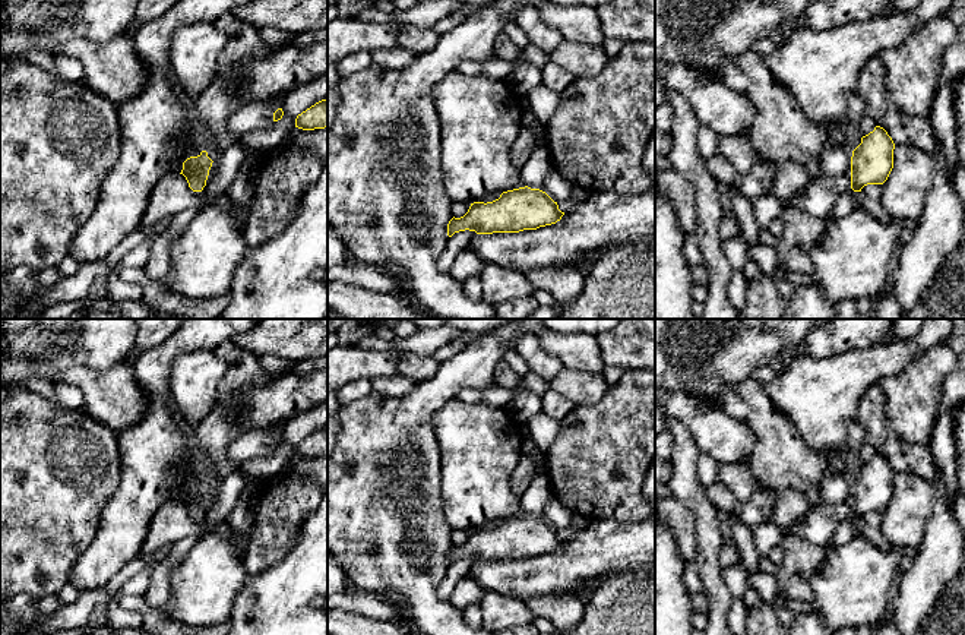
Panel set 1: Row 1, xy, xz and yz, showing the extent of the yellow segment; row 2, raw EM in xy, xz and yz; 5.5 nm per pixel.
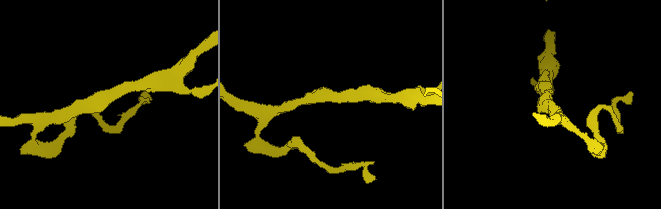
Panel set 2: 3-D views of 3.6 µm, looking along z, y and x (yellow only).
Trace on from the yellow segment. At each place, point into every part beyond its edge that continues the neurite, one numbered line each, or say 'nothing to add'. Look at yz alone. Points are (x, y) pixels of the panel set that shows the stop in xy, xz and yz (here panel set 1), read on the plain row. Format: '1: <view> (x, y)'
1: yz (818, 524)

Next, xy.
nothing to add

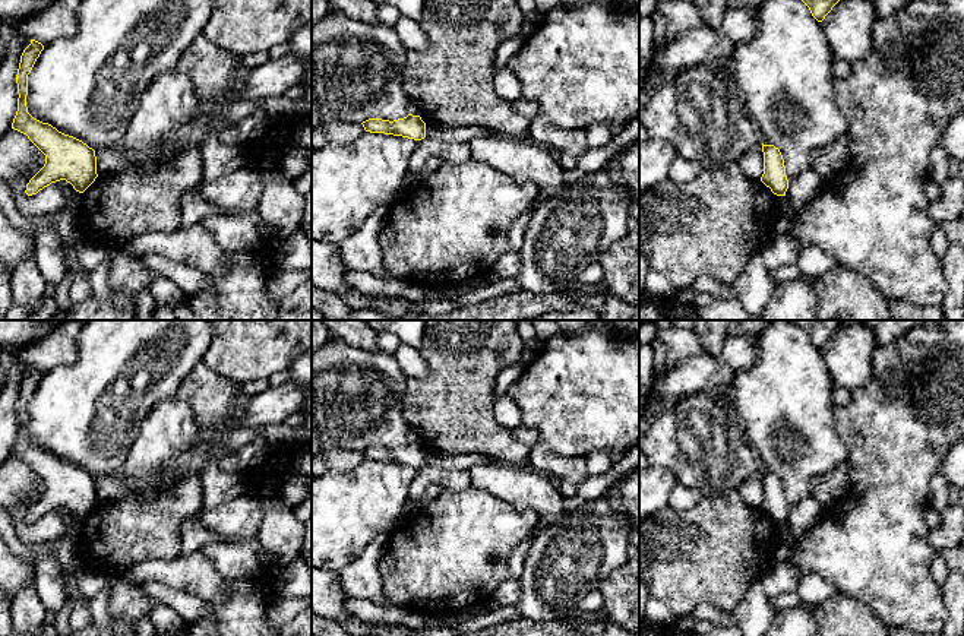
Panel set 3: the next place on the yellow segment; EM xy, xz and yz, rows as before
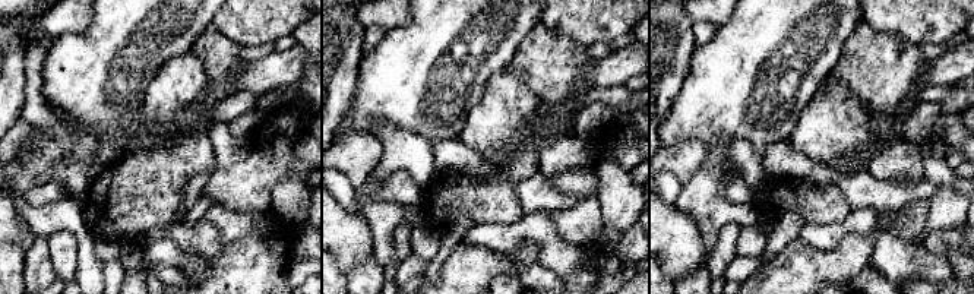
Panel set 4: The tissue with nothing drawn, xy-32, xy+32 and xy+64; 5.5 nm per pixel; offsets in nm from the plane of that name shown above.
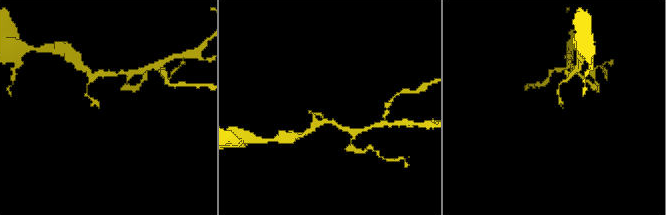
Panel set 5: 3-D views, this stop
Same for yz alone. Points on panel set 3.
nothing to add

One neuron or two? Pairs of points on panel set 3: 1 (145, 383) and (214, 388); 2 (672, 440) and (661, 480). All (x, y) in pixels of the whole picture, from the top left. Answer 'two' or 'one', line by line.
1: two
2: two

